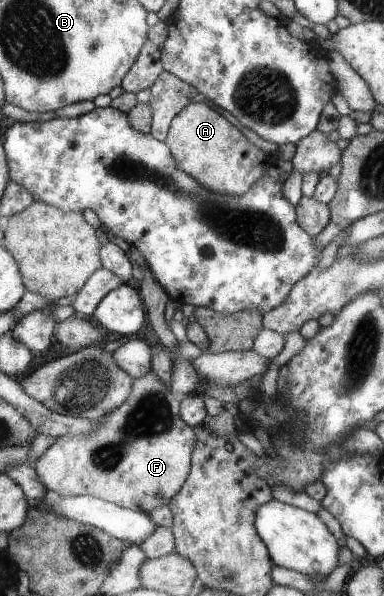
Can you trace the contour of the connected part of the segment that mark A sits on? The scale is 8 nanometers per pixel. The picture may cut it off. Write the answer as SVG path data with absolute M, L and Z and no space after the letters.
M192 102L175 115L163 142L170 148L170 154L175 158L176 167L180 171L192 176L200 185L209 190L231 196L239 196L254 186L266 174L266 165L273 166L279 159L279 156L273 156L273 163L266 163L266 153L262 153L252 143L248 143L246 137L236 127L232 127L218 111L212 109L212 106L202 102Z

